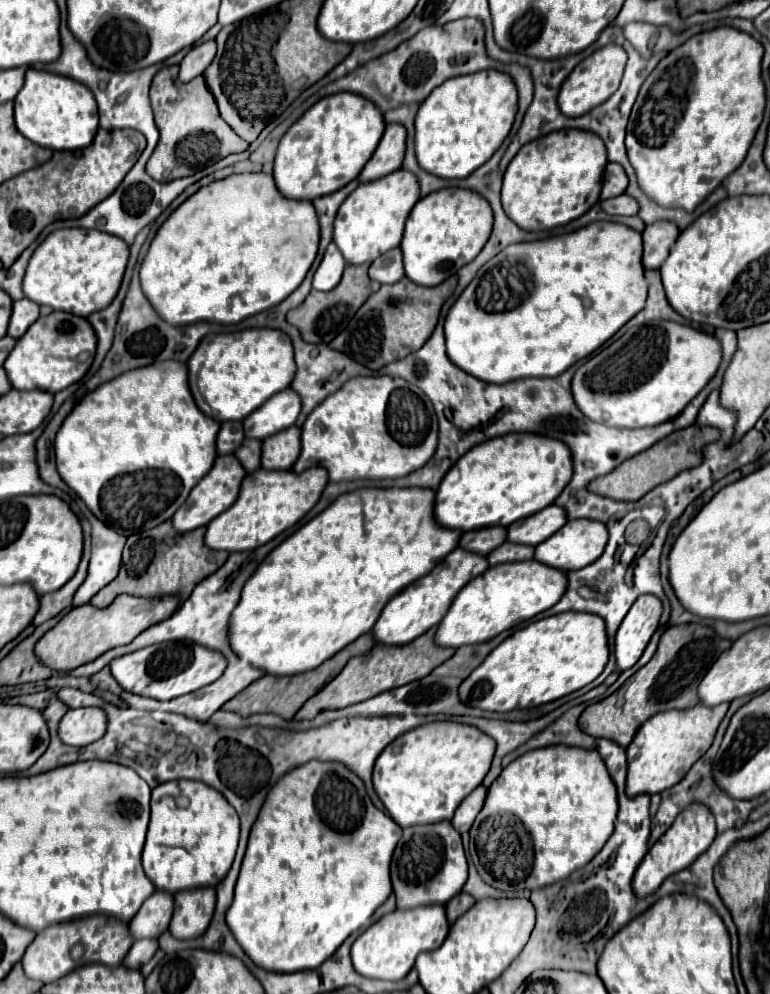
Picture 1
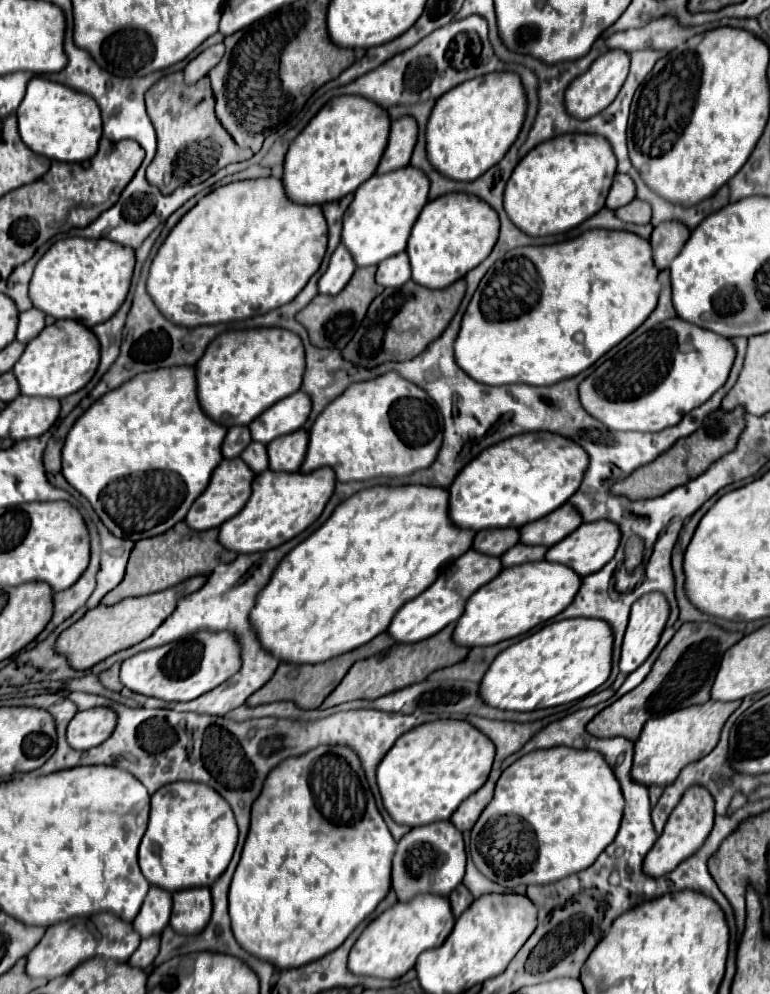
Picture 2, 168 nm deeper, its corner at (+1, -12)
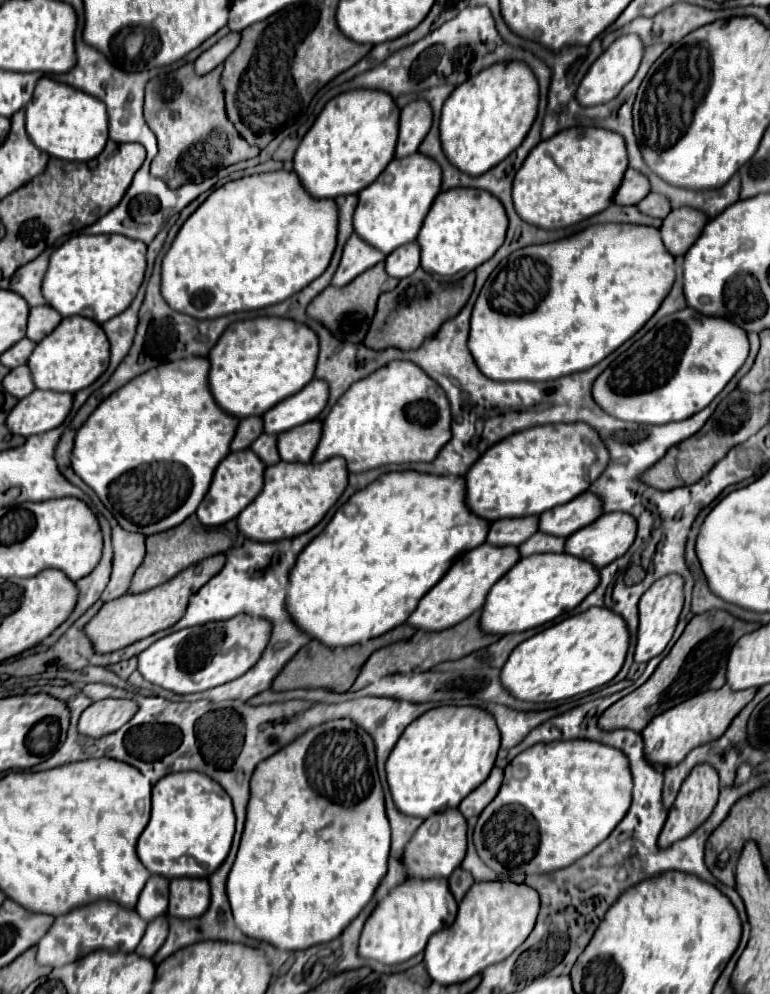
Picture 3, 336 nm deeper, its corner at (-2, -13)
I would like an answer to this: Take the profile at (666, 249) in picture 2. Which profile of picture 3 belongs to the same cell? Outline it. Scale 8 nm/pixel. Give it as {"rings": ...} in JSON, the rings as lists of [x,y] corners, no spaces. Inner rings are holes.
{"rings":[[[690,206],[676,208],[662,222],[662,242],[666,244],[670,254],[684,256],[702,234],[702,228],[708,220],[710,218],[704,212]]]}

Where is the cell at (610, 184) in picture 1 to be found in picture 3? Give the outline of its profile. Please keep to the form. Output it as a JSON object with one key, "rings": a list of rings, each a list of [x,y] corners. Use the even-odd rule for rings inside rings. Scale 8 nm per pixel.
{"rings":[[[628,168],[622,180],[622,186],[616,192],[614,202],[620,206],[632,206],[632,204],[638,204],[642,198],[646,198],[646,194],[650,194],[648,178],[642,172]]]}

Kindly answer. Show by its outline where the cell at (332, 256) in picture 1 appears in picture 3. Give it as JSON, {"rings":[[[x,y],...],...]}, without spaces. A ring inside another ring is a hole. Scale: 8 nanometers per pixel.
{"rings":[[[352,234],[344,246],[344,254],[342,254],[340,266],[334,274],[332,286],[346,286],[358,274],[362,274],[364,270],[382,262],[384,258],[386,258],[386,254],[382,254],[382,252],[378,252],[378,248],[366,244],[360,236]]]}

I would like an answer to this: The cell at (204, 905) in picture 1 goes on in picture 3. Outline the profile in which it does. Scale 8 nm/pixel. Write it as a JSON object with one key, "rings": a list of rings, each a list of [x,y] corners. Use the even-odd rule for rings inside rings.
{"rings":[[[206,878],[170,880],[170,906],[168,906],[168,916],[176,916],[176,918],[202,916],[202,912],[206,912],[206,904],[210,904],[210,886],[208,886],[208,880]]]}

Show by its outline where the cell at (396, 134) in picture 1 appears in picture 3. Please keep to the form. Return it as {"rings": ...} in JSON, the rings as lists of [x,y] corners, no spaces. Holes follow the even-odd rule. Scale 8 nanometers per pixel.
{"rings":[[[414,100],[402,108],[400,114],[400,138],[396,146],[396,158],[410,156],[418,150],[424,136],[432,126],[432,108],[426,100]]]}

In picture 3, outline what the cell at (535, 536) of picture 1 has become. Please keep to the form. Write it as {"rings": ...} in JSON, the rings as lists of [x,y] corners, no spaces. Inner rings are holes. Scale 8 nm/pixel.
{"rings":[[[586,490],[584,494],[562,506],[552,508],[550,512],[542,512],[540,530],[546,534],[568,538],[570,534],[574,534],[582,526],[588,526],[602,514],[604,510],[602,510],[600,496]]]}

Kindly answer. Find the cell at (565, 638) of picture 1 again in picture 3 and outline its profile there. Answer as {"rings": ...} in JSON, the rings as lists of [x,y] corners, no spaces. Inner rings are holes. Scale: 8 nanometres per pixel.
{"rings":[[[588,608],[514,648],[502,668],[502,684],[512,696],[528,702],[554,702],[608,684],[622,668],[630,632],[622,616],[608,608]]]}

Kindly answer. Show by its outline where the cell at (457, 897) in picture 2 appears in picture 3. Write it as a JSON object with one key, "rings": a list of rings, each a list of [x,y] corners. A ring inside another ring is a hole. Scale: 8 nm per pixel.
{"rings":[[[458,866],[458,868],[450,874],[448,884],[450,884],[450,892],[454,894],[456,902],[460,902],[460,900],[464,898],[466,890],[474,884],[474,878],[472,878],[472,874],[470,874],[468,870],[464,870],[462,866]]]}

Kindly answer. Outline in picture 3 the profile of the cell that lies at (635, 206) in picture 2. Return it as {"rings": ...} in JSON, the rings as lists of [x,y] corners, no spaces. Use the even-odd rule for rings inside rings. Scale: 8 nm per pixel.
{"rings":[[[650,192],[640,204],[638,204],[640,212],[648,214],[648,216],[654,216],[654,218],[666,218],[670,214],[670,200],[662,194],[654,194]]]}

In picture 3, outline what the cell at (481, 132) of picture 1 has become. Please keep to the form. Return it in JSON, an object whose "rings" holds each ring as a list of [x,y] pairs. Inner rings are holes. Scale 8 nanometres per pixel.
{"rings":[[[518,60],[498,62],[460,84],[444,102],[440,116],[440,140],[448,160],[462,172],[478,176],[500,164],[526,138],[538,114],[538,80]]]}

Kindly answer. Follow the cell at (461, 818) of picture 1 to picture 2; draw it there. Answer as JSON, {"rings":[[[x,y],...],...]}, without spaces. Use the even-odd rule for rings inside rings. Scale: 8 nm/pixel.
{"rings":[[[487,781],[479,791],[475,791],[475,795],[467,797],[459,805],[455,815],[451,815],[451,823],[455,823],[455,827],[459,827],[459,831],[471,831],[473,829],[481,811],[487,807],[487,803],[493,797],[493,787],[495,787],[495,783]]]}

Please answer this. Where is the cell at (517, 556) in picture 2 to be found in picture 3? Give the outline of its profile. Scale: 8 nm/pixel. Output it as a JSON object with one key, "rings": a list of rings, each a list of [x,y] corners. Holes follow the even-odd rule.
{"rings":[[[536,532],[534,536],[530,536],[530,540],[526,540],[520,546],[520,556],[542,554],[542,552],[564,552],[564,542],[566,538],[550,536],[546,532]]]}

